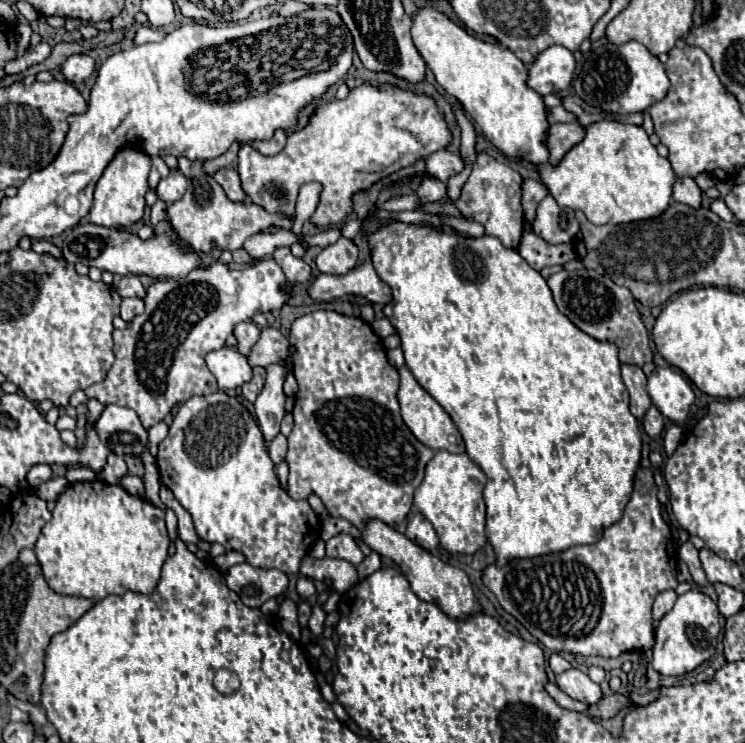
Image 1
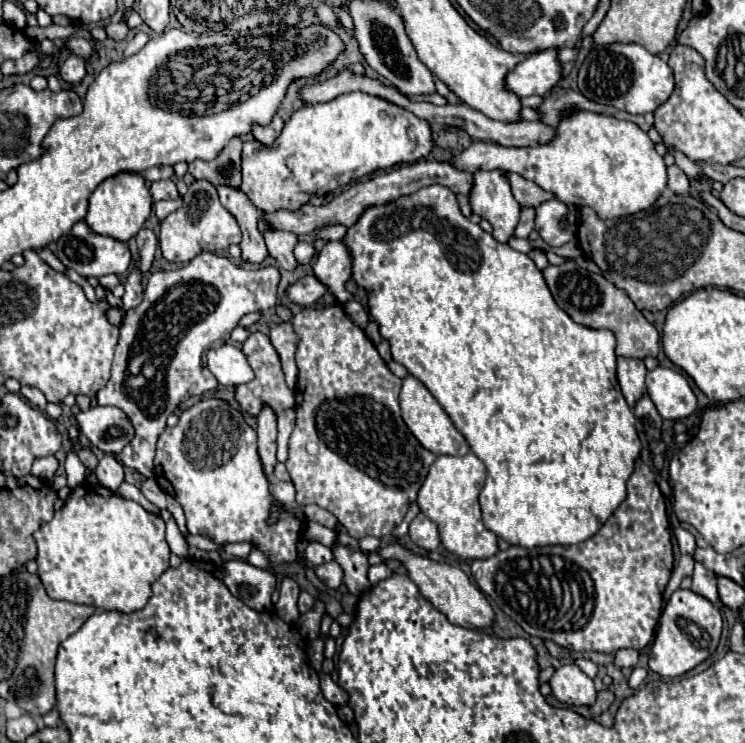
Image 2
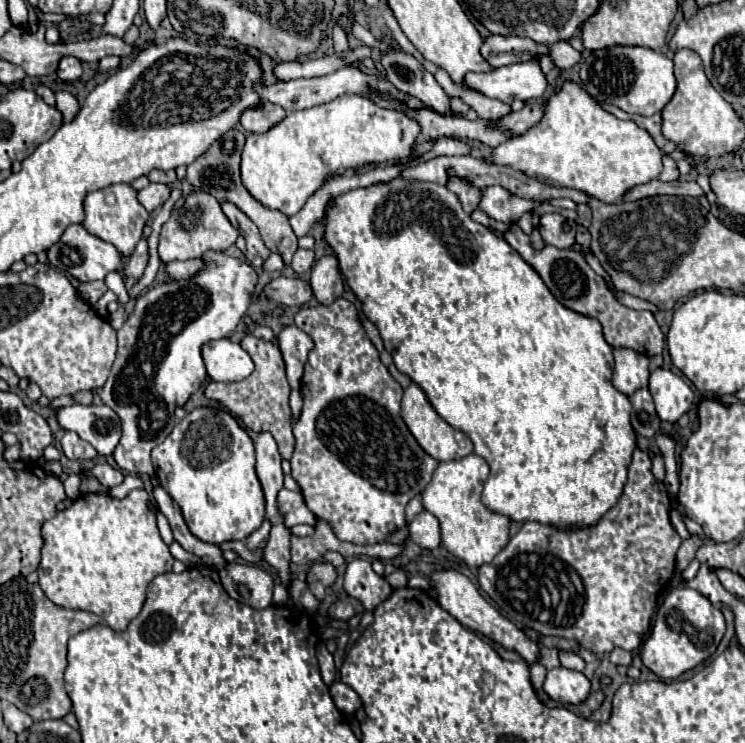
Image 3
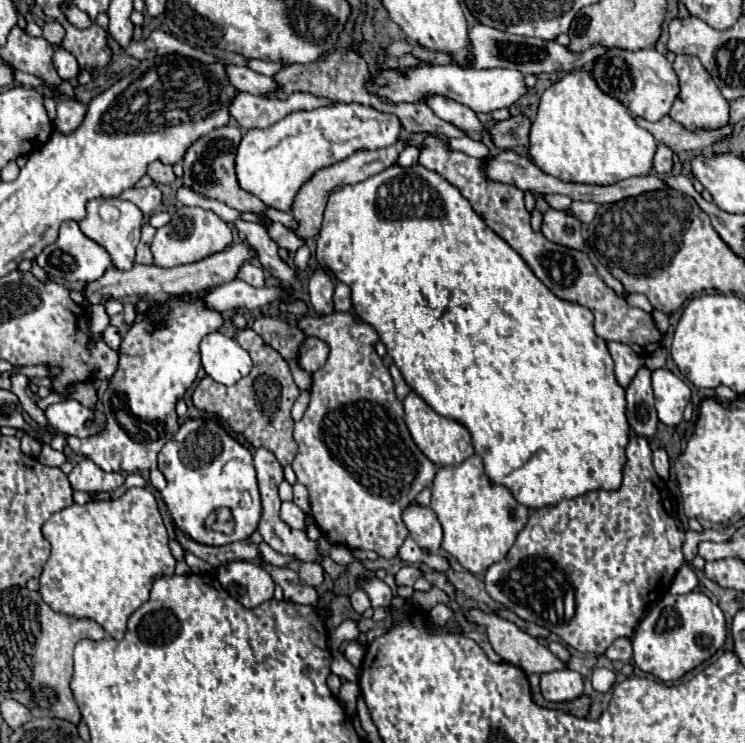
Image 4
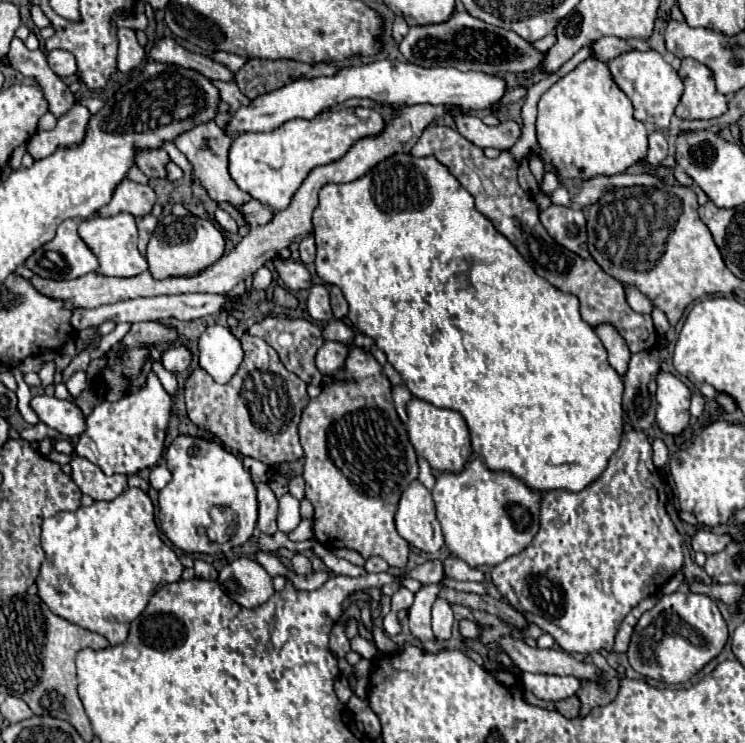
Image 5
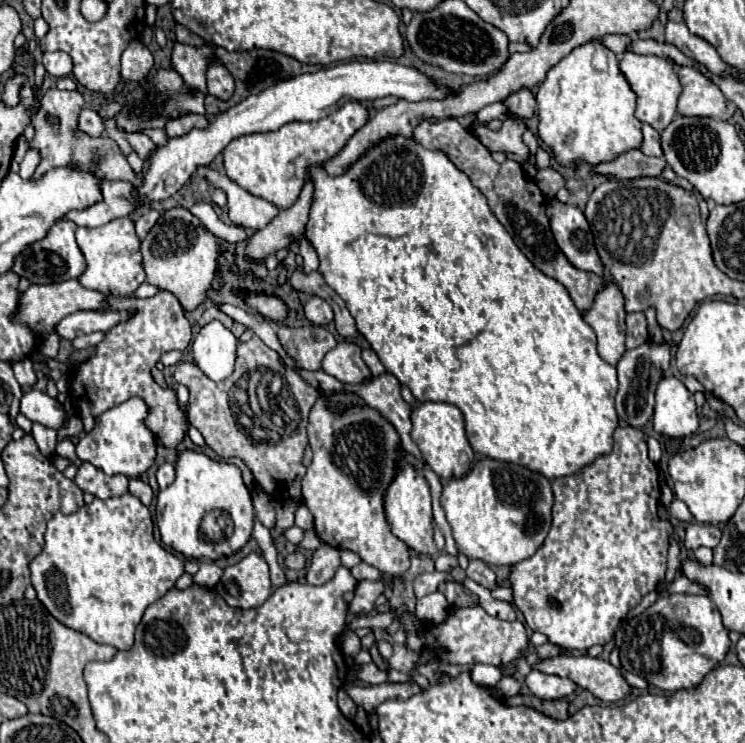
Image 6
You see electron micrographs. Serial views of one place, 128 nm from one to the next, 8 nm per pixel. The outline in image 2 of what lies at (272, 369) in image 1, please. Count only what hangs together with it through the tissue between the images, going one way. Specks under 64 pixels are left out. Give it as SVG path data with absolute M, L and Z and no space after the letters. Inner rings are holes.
M262 408L258 416L258 454L264 466L264 474L272 478L276 466L276 416L270 408Z

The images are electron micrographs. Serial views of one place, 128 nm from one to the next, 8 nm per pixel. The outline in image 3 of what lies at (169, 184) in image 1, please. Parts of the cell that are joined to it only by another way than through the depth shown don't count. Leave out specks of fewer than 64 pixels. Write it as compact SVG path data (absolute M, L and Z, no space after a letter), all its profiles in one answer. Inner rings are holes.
M150 184L148 188L138 192L138 200L148 212L162 206L168 200L168 196L170 196L170 188L166 184Z

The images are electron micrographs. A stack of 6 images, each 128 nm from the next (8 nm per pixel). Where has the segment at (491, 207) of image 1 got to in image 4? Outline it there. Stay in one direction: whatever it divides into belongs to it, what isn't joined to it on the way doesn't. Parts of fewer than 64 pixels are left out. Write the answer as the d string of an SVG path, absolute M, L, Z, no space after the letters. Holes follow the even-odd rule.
M546 195L546 202L548 202L549 206L557 210L566 210L566 208L570 208L572 204L572 200L568 198L568 196L564 195Z

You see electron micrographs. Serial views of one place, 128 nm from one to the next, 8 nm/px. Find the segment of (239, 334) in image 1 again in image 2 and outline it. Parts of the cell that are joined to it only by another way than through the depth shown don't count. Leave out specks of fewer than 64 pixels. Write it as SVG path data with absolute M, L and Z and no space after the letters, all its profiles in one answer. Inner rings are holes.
M254 332L244 344L242 344L242 352L246 354L248 358L248 364L252 366L254 370L254 380L248 382L248 384L240 384L236 386L234 390L234 398L236 402L240 404L242 410L246 410L250 416L258 416L260 414L260 408L264 408L264 404L268 404L276 416L282 414L286 408L292 408L294 406L294 392L286 386L284 382L284 372L282 372L282 366L280 366L280 356L276 352L276 348L272 346L270 338L264 336L262 332Z

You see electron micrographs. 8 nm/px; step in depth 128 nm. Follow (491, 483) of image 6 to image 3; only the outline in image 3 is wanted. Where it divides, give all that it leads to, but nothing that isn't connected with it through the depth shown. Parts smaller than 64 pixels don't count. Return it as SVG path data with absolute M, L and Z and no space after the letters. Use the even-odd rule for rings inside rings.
M476 454L460 460L440 462L432 476L432 482L422 492L424 508L440 520L444 548L456 558L464 560L470 568L490 564L510 540L512 520L508 516L488 510L480 500L484 480L488 478L484 472L488 472L488 464Z

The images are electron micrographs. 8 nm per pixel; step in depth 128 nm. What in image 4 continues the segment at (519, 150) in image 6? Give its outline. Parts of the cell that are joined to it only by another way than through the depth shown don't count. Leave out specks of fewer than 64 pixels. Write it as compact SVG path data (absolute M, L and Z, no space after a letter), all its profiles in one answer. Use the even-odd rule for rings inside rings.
M430 96L426 104L432 108L436 116L440 116L442 120L450 124L456 124L456 128L460 128L472 140L482 140L484 126L468 106L454 102L450 98L442 98L442 96Z

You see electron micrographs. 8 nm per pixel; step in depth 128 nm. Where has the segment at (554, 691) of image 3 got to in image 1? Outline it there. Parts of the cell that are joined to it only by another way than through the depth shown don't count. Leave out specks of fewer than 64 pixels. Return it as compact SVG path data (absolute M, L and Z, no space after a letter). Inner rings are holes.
M570 668L562 674L556 676L556 686L566 692L570 698L586 702L586 704L596 704L602 698L600 686L588 678L586 672L578 668Z

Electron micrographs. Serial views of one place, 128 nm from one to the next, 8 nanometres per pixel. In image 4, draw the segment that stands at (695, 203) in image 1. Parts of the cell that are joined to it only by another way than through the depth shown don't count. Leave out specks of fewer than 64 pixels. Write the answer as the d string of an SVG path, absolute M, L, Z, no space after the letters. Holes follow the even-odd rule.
M658 142L658 150L654 154L654 170L660 176L670 174L670 170L672 170L672 150L662 142Z

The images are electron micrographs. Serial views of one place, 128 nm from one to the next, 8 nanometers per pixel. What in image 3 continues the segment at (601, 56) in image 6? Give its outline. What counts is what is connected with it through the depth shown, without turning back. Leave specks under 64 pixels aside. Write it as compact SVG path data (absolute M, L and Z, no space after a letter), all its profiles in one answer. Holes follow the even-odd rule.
M566 80L564 86L548 98L540 124L494 148L490 160L522 170L544 184L576 188L612 204L632 186L658 178L662 170L660 158L662 150L644 128L636 122L618 120L588 96L582 84Z

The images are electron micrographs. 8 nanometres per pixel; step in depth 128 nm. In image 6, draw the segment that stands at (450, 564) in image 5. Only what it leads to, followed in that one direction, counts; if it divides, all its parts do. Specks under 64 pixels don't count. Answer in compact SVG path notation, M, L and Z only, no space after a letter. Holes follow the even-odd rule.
M470 560L468 568L466 568L466 574L468 574L468 578L472 578L474 582L482 584L488 590L496 590L498 588L494 572L484 562L480 562L480 560Z

